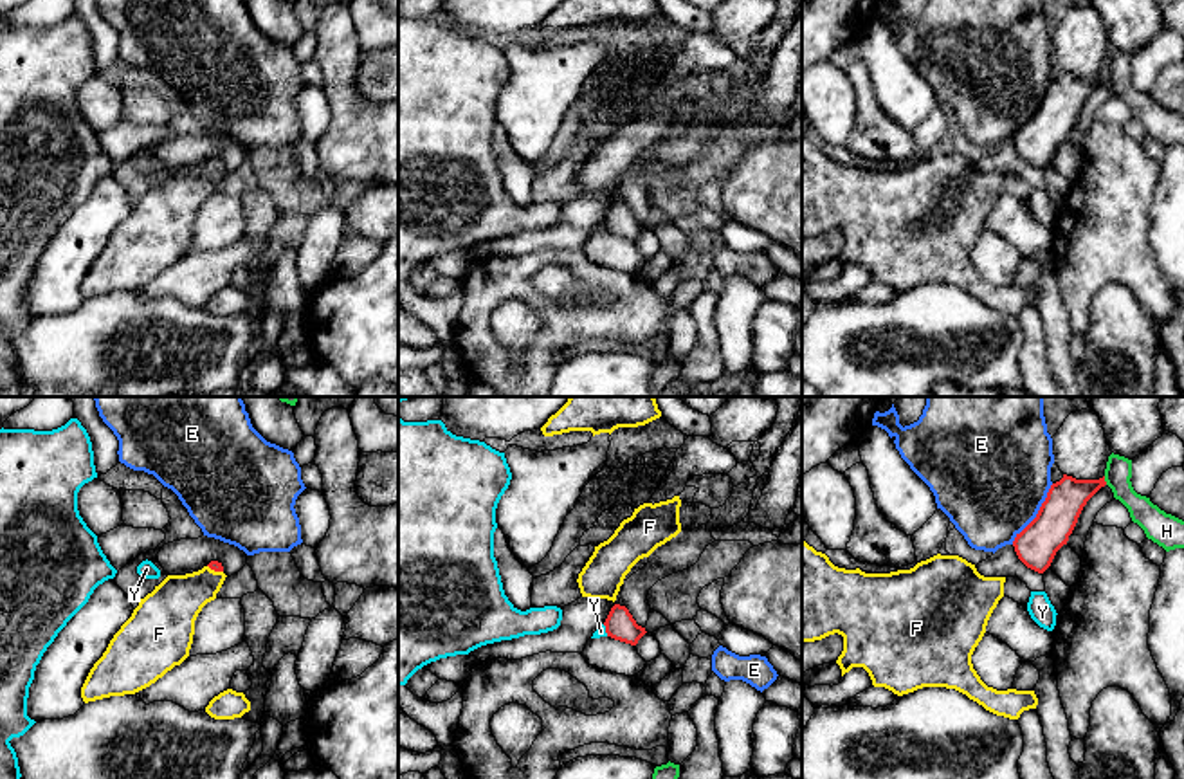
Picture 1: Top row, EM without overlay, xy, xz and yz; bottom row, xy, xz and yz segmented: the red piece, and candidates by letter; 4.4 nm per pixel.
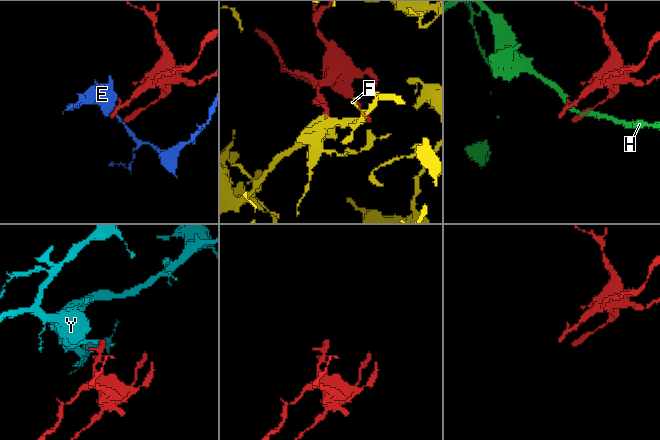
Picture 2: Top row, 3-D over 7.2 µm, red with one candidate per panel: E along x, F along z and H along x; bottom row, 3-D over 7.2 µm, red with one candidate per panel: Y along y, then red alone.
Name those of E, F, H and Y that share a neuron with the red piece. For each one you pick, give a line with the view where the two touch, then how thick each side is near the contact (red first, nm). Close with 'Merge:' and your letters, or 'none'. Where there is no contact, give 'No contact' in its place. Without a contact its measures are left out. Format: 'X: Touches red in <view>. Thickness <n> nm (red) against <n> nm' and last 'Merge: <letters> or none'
F: Touches red in xy. Thickness 50 nm (red) against 220 nm
Merge: F

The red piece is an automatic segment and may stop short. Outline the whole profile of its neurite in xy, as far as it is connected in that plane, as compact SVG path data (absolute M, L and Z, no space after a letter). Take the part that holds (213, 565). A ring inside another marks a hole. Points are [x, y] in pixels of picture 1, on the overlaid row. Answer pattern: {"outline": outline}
{"outline": "M211 561L198 572L168 575L155 586L151 593L141 599L132 617L114 635L103 656L90 669L81 687L83 701L135 694L155 683L175 665L180 665L189 656L198 613L216 599L225 577L222 563Z"}

